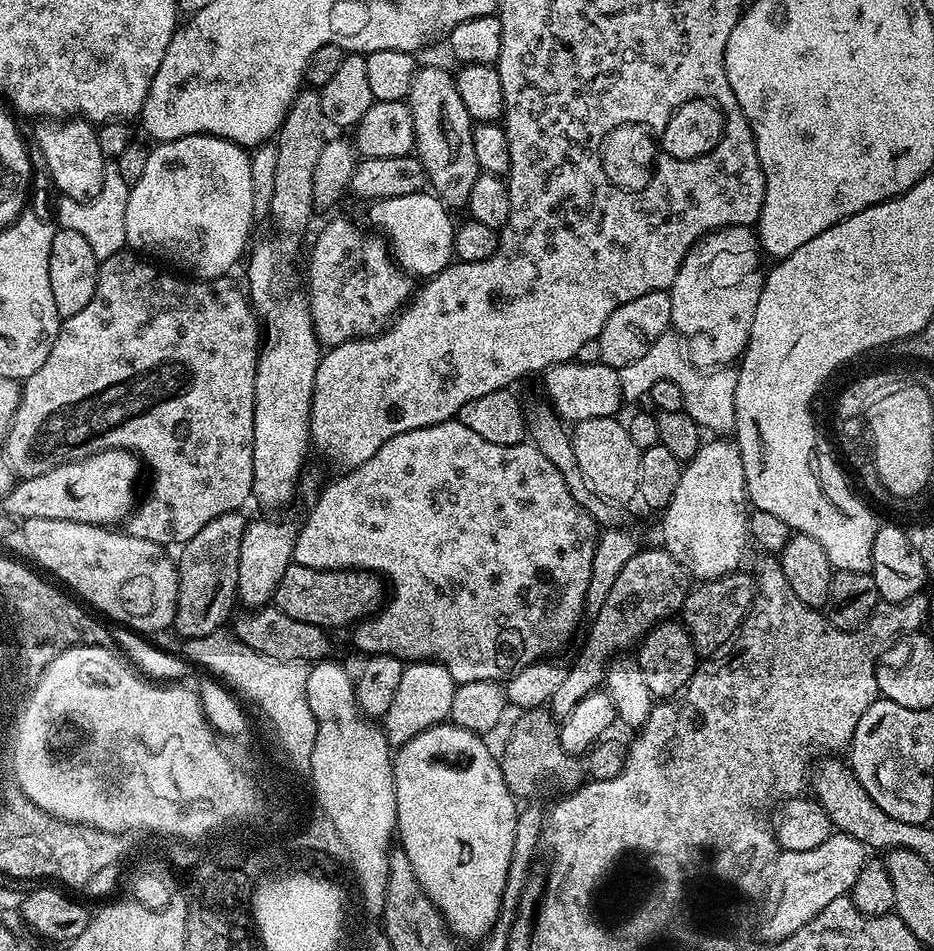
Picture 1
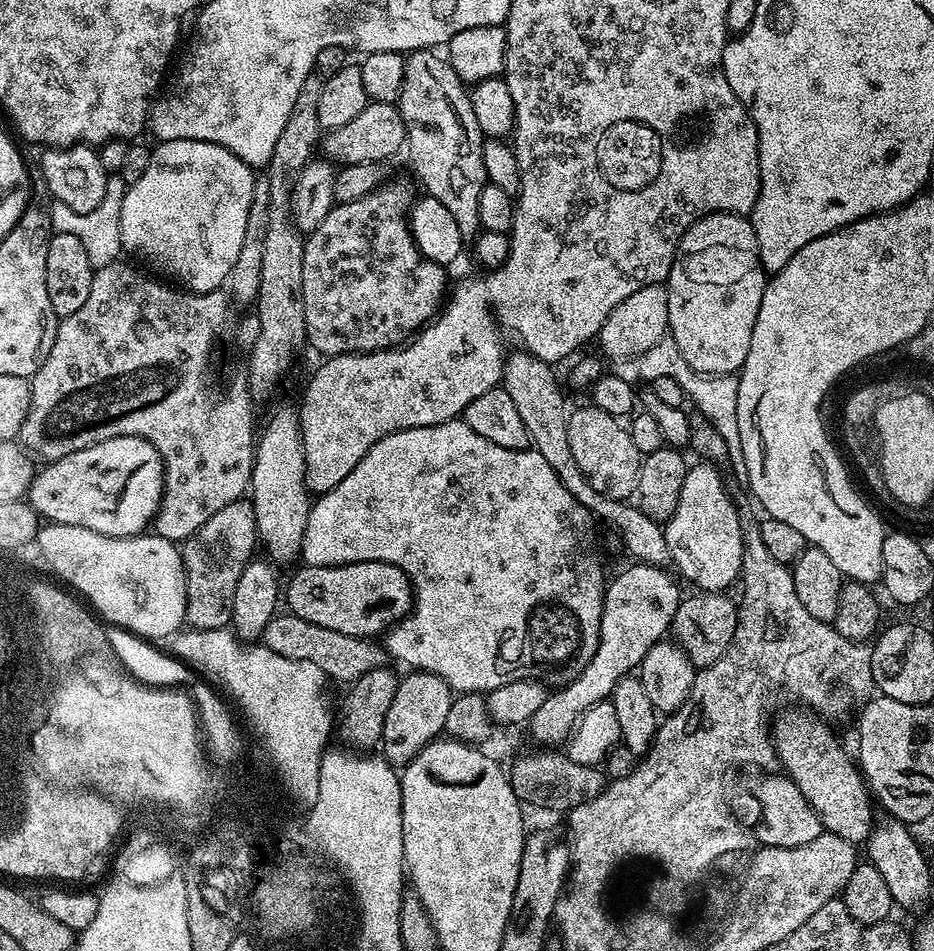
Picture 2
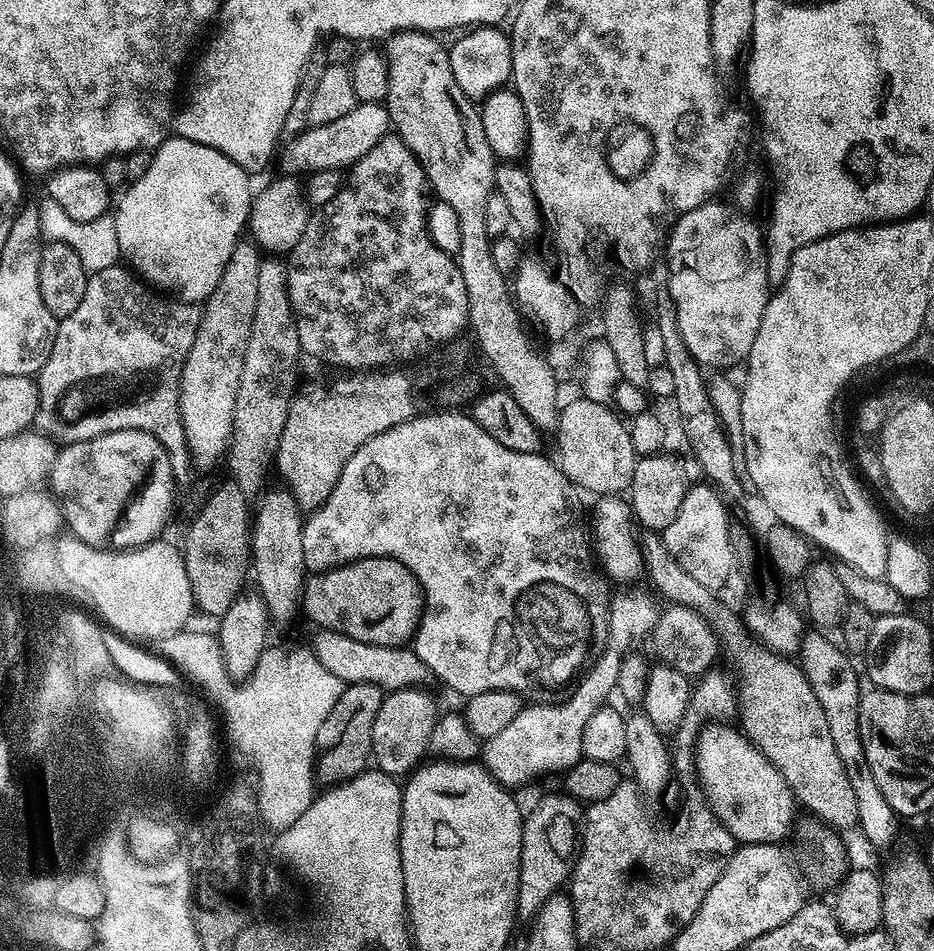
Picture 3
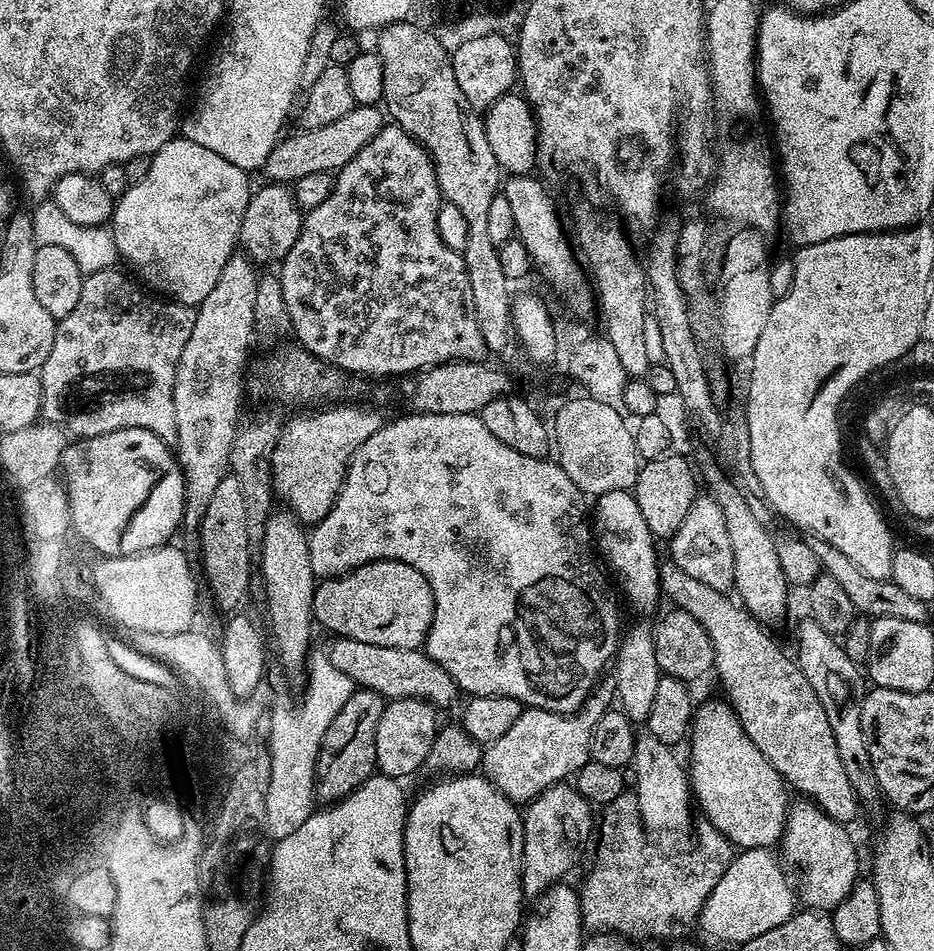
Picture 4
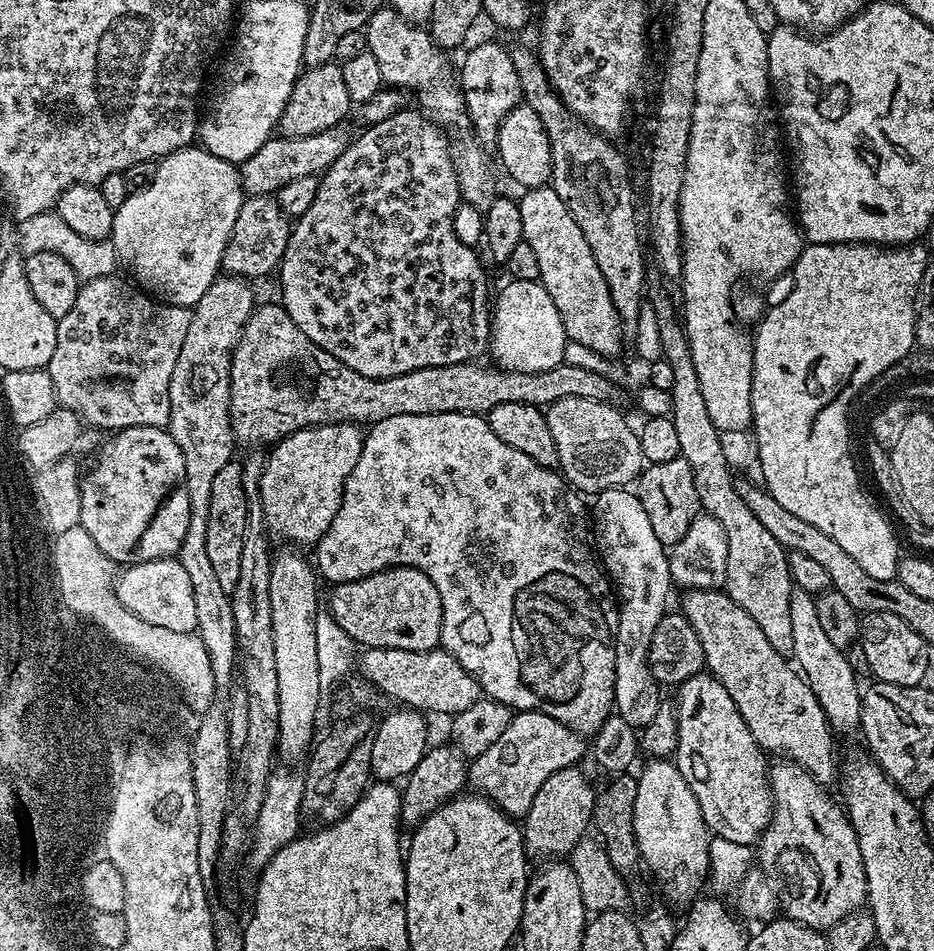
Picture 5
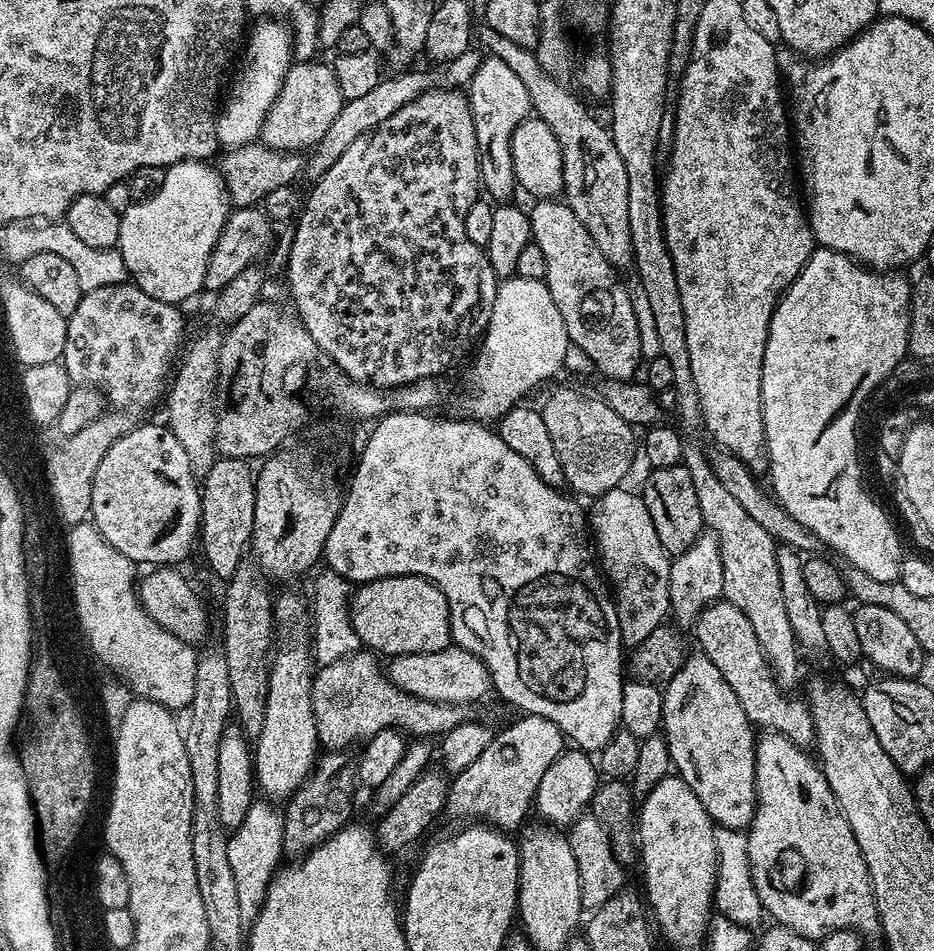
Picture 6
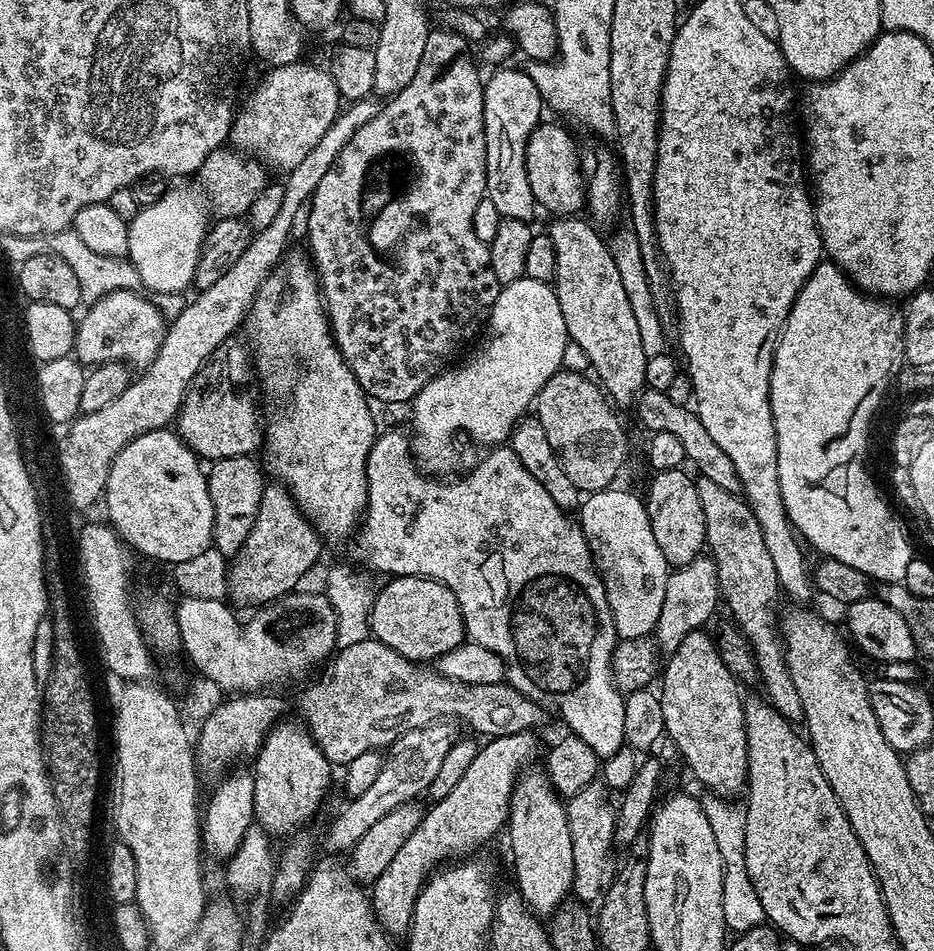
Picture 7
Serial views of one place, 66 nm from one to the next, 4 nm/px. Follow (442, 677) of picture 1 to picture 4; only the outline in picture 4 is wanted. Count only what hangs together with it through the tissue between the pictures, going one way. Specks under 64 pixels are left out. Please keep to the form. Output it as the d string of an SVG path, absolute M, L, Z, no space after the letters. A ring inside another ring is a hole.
M402 698L385 703L382 718L378 718L376 735L376 767L383 775L405 778L424 768L438 731L436 712L437 709L428 701L418 698Z

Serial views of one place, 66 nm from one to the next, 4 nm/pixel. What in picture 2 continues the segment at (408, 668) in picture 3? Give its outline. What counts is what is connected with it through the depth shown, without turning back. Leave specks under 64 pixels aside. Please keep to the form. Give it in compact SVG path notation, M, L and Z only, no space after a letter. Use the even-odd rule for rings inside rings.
M277 614L272 617L264 630L262 644L263 647L274 650L274 654L282 654L282 658L314 662L314 666L318 666L318 670L322 670L329 681L351 682L366 674L366 670L382 668L386 664L385 649L375 639L338 634L338 630L314 626L314 622L306 622L291 614Z

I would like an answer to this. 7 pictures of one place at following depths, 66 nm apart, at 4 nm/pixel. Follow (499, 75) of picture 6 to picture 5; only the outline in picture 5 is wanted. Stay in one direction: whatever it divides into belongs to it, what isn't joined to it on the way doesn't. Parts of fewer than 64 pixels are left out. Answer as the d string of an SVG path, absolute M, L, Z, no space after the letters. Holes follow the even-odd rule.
M500 44L474 45L465 54L460 68L458 64L458 83L476 139L484 146L495 145L505 114L514 110L522 100L518 70L514 70L511 51Z

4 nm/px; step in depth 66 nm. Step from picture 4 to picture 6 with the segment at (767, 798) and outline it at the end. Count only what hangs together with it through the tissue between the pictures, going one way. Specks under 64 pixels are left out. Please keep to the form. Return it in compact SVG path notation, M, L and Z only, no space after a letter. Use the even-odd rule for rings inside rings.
M703 654L695 655L689 655L678 674L663 685L662 735L668 741L672 768L698 794L713 824L744 830L756 812L758 736L718 666Z

